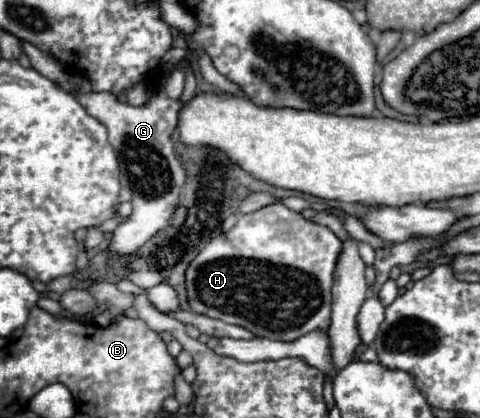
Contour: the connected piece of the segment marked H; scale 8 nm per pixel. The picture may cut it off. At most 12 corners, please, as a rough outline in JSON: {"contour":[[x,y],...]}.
{"contour":[[270,204],[186,270],[198,314],[326,332],[342,240]]}

